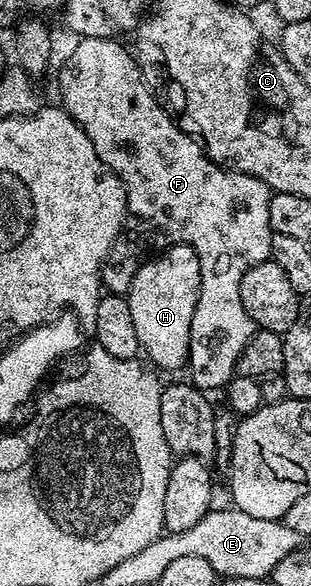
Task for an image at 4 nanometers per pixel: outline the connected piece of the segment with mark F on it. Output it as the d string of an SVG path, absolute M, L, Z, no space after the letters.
M83 36L77 43L58 76L58 88L62 91L60 104L86 131L92 146L96 146L96 154L100 154L100 162L108 165L122 179L126 191L126 223L120 235L114 239L106 263L102 265L102 287L110 294L124 294L132 286L132 278L138 267L146 263L155 250L171 244L192 246L200 258L202 285L196 310L192 314L189 379L194 387L203 390L225 389L238 371L238 359L244 346L248 346L256 331L252 318L248 318L248 310L244 310L244 302L240 302L240 282L248 269L272 256L270 187L260 182L260 178L215 164L195 137L194 141L184 129L177 128L173 118L150 93L142 77L141 66L118 38Z

